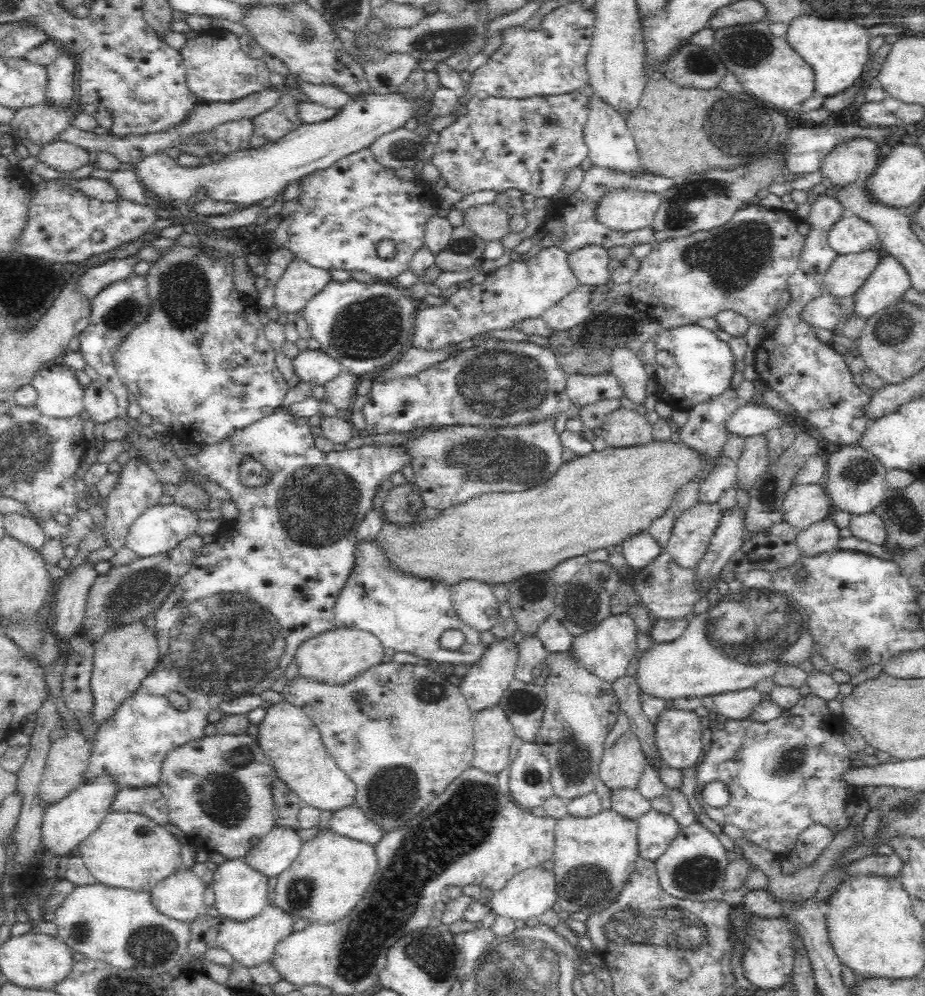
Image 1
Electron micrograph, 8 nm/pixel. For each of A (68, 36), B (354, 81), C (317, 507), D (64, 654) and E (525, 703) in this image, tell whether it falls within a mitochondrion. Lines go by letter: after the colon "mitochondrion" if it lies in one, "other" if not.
A: other
B: other
C: mitochondrion
D: other
E: mitochondrion

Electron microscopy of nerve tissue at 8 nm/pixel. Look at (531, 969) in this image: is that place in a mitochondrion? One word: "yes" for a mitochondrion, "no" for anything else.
yes

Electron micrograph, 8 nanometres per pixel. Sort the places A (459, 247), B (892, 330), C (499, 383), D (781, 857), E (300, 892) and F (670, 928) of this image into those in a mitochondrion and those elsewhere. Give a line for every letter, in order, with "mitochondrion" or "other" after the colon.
A: mitochondrion
B: mitochondrion
C: mitochondrion
D: other
E: mitochondrion
F: mitochondrion

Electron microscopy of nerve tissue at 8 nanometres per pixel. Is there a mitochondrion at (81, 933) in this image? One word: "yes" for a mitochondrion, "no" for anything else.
yes

